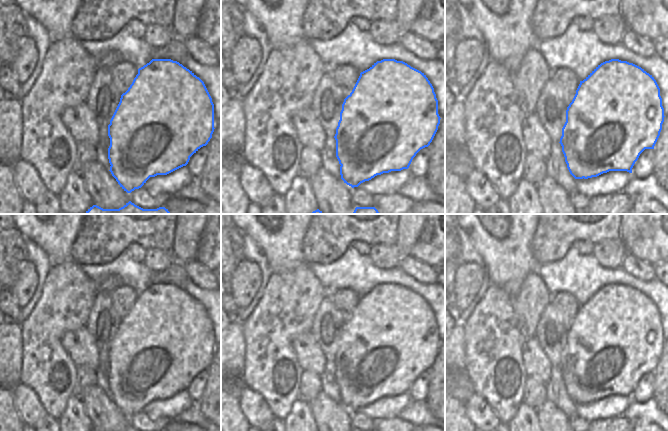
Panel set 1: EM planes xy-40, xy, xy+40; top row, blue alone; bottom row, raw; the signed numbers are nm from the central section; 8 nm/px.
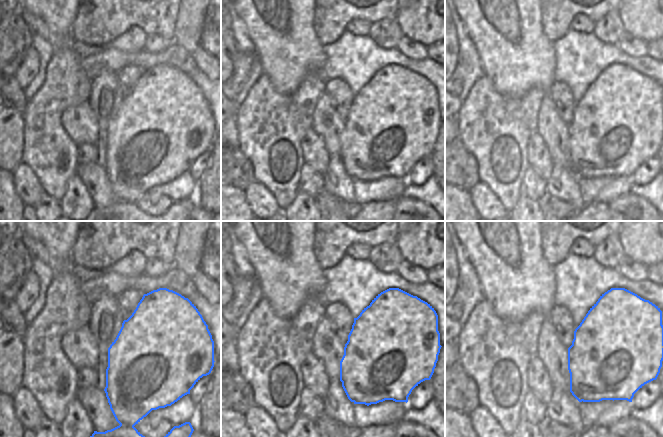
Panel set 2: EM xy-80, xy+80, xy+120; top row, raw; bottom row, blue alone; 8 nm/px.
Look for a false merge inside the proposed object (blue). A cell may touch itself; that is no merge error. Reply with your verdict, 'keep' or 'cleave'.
cleave

